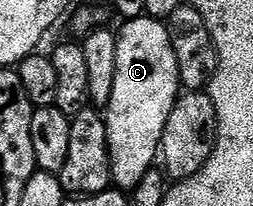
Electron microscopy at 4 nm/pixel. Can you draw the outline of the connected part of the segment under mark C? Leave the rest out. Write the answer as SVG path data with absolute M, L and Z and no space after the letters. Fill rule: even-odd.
M151 16L124 21L117 32L115 86L111 102L104 109L113 184L121 190L139 186L143 174L158 163L163 130L182 91L175 50L171 50L169 29Z

